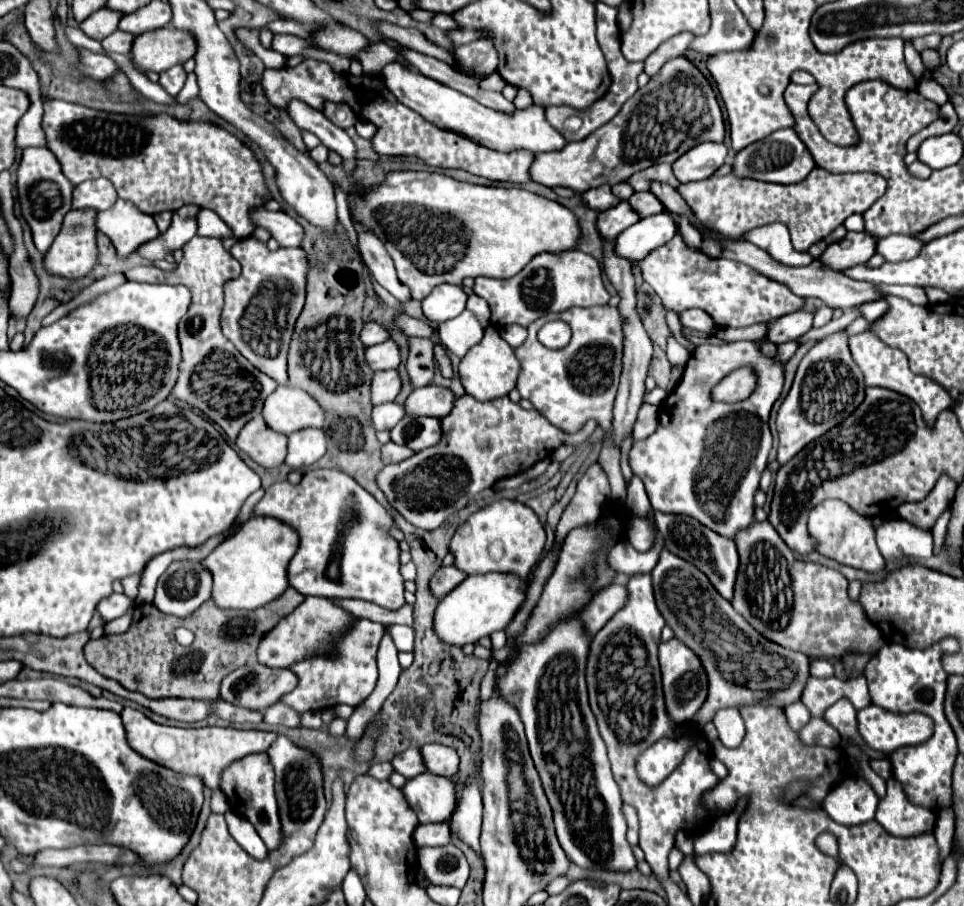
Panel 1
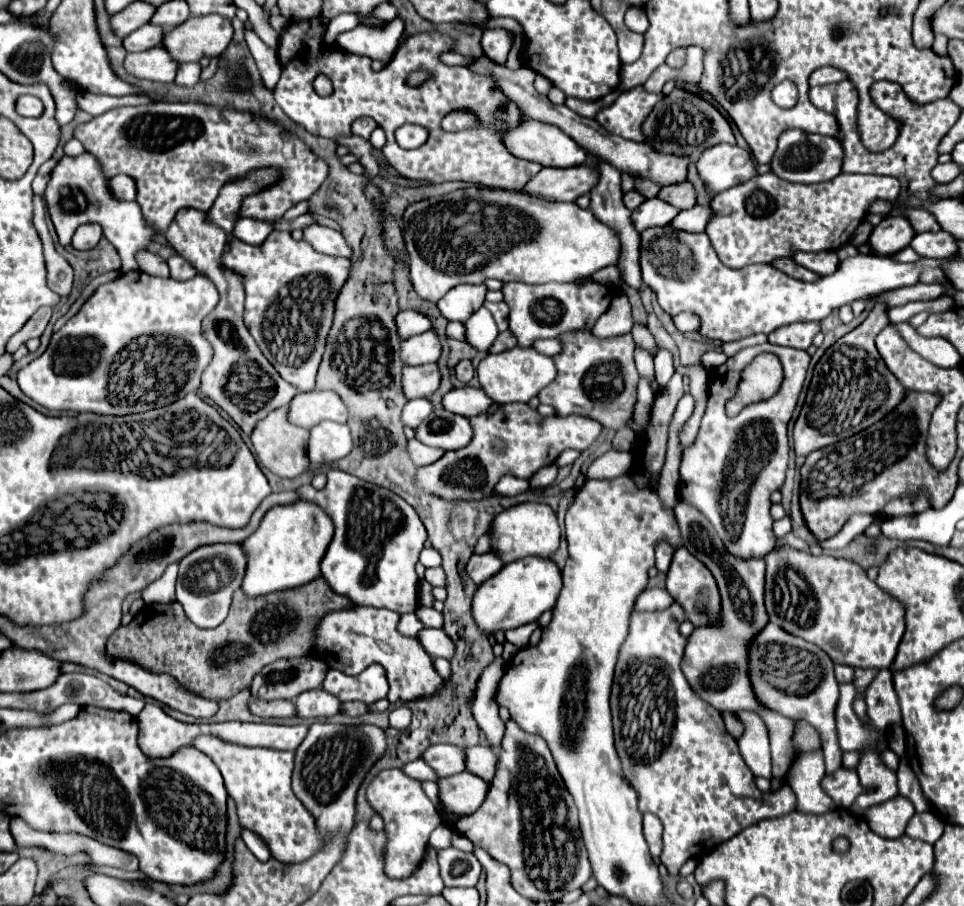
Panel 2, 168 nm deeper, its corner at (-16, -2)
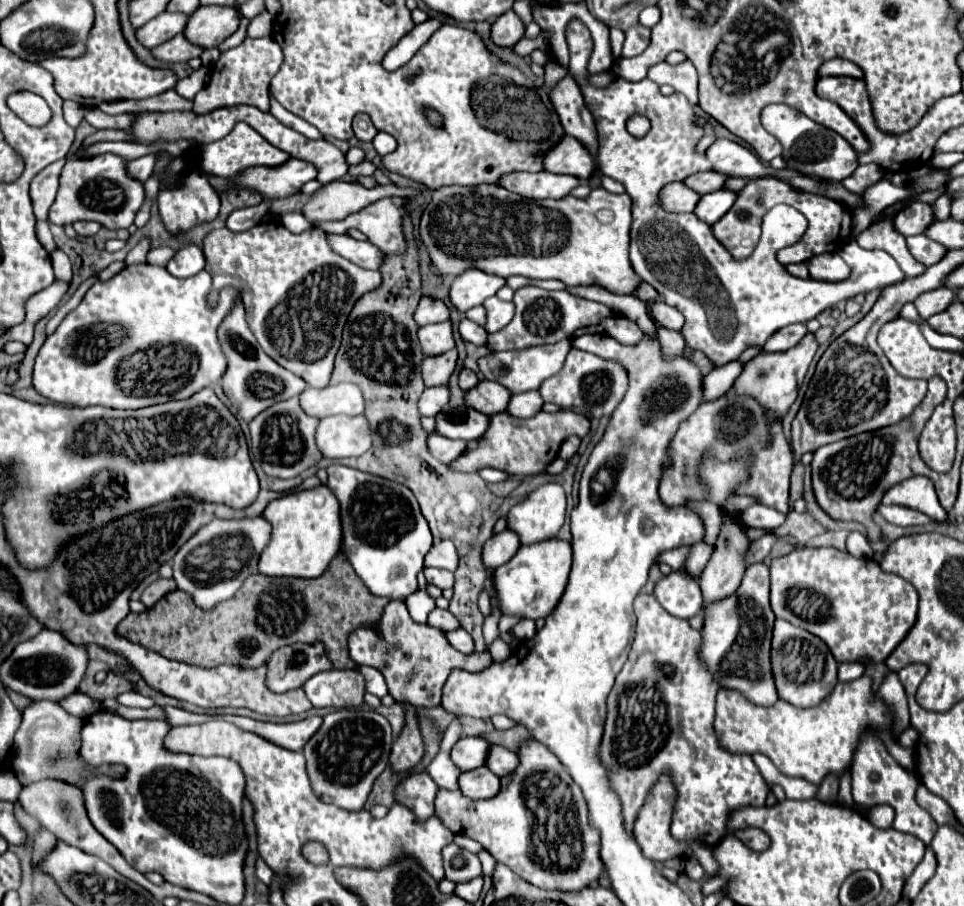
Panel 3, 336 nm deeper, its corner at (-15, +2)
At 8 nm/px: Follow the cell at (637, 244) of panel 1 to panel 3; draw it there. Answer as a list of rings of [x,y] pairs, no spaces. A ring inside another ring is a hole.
[[[731,190],[711,192],[711,194],[701,196],[693,214],[699,216],[699,220],[703,220],[705,224],[711,226],[733,206],[733,202],[735,202],[735,192],[731,192]]]

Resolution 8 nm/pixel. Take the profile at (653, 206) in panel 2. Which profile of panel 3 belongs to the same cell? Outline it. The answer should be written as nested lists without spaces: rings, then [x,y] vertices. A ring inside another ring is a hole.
[[[671,182],[661,188],[659,192],[659,206],[667,208],[667,212],[683,214],[683,212],[693,212],[695,204],[699,202],[699,194],[689,190],[681,182]]]

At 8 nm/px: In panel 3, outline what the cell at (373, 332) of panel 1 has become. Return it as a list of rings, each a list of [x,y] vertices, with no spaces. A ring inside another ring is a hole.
[[[421,298],[417,310],[415,310],[415,322],[419,326],[435,324],[435,322],[445,322],[449,318],[449,310],[441,300],[435,298]]]

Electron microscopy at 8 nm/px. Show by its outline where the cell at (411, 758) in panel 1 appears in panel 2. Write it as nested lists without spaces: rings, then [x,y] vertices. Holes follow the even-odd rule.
[[[438,744],[428,748],[422,756],[432,768],[436,768],[438,776],[454,776],[466,770],[466,750],[452,744]]]

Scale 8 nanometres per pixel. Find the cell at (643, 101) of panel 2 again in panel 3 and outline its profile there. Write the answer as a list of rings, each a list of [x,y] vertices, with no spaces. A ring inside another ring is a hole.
[[[573,18],[567,24],[567,44],[569,44],[569,52],[571,52],[571,62],[569,62],[569,70],[575,76],[583,98],[585,98],[585,106],[589,108],[589,112],[595,118],[595,126],[597,126],[597,134],[599,134],[599,170],[605,176],[611,176],[615,180],[619,180],[625,186],[625,192],[633,198],[633,224],[631,224],[631,264],[635,274],[645,280],[647,284],[651,284],[661,300],[669,306],[675,306],[683,316],[685,316],[685,326],[683,326],[683,336],[685,342],[689,344],[689,348],[693,350],[701,350],[705,352],[715,366],[727,364],[731,360],[735,360],[747,346],[763,346],[765,340],[779,328],[795,324],[795,322],[809,322],[813,318],[817,318],[817,314],[821,314],[827,308],[833,308],[835,304],[855,298],[857,294],[867,294],[871,290],[881,290],[885,286],[897,284],[901,280],[905,280],[903,270],[899,268],[899,264],[895,264],[895,260],[891,256],[887,256],[887,252],[879,252],[879,250],[863,250],[857,246],[855,240],[849,240],[843,248],[841,248],[841,258],[845,260],[845,264],[851,268],[851,276],[847,280],[841,282],[823,282],[823,280],[813,280],[813,278],[795,278],[791,276],[783,264],[777,262],[775,252],[785,247],[792,246],[805,234],[807,230],[807,220],[803,214],[799,214],[795,208],[791,206],[775,206],[773,210],[769,210],[763,218],[763,234],[761,240],[757,244],[757,250],[745,258],[745,260],[733,260],[731,254],[715,240],[711,226],[707,226],[705,222],[701,222],[697,216],[693,214],[669,214],[665,210],[661,210],[657,206],[657,194],[659,190],[669,184],[669,182],[679,182],[695,172],[703,172],[703,170],[711,170],[711,164],[707,162],[705,154],[697,154],[695,152],[695,144],[699,142],[699,138],[703,136],[703,130],[693,126],[693,118],[695,118],[695,110],[689,104],[689,100],[683,94],[671,94],[665,96],[661,94],[659,86],[655,82],[651,82],[649,78],[639,80],[639,82],[627,82],[623,78],[613,80],[607,88],[593,88],[587,84],[587,60],[589,54],[593,50],[593,42],[591,36],[587,32],[587,26],[581,24],[581,20]],[[635,114],[647,116],[651,120],[651,128],[643,138],[635,138],[627,132],[627,120]]]

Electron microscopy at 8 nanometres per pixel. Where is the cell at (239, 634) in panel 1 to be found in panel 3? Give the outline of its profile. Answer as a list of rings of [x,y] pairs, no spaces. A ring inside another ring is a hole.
[[[337,554],[327,572],[313,580],[253,574],[231,600],[217,604],[211,612],[195,608],[189,594],[173,590],[145,612],[123,618],[117,626],[117,634],[133,644],[143,644],[147,650],[159,652],[169,660],[199,668],[215,668],[219,664],[259,668],[281,646],[313,642],[323,642],[327,658],[335,668],[355,668],[355,662],[351,662],[347,654],[347,636],[363,622],[375,624],[387,602],[387,598],[373,596],[355,576],[345,556]],[[299,582],[305,586],[297,588]]]

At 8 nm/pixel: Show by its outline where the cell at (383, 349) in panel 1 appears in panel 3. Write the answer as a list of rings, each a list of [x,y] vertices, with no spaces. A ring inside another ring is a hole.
[[[441,322],[441,324],[427,324],[419,328],[417,332],[419,346],[423,354],[435,356],[451,350],[455,346],[453,342],[453,332],[451,332],[451,322]]]

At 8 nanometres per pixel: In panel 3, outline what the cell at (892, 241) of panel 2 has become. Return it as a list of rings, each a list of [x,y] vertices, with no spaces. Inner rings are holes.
[[[913,202],[913,204],[905,206],[893,218],[895,230],[905,238],[923,234],[931,222],[933,222],[933,210],[929,204],[921,204],[921,202]]]

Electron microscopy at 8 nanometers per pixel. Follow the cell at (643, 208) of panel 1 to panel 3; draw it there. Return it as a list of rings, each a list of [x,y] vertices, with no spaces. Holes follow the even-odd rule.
[[[709,170],[709,172],[697,172],[697,174],[687,176],[687,180],[683,180],[683,184],[687,184],[693,192],[701,192],[701,196],[703,196],[703,194],[721,190],[725,180],[727,180],[727,176]]]

